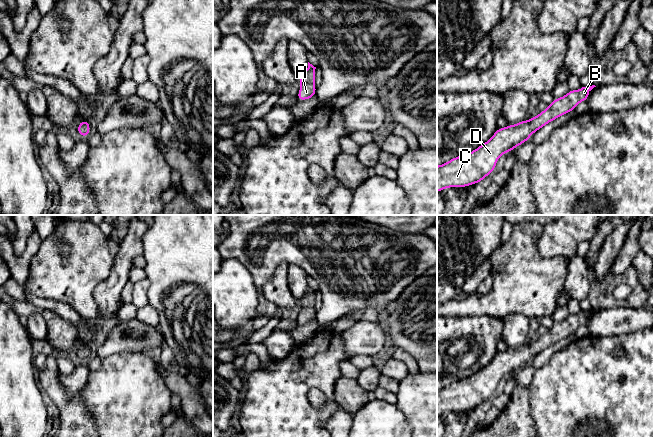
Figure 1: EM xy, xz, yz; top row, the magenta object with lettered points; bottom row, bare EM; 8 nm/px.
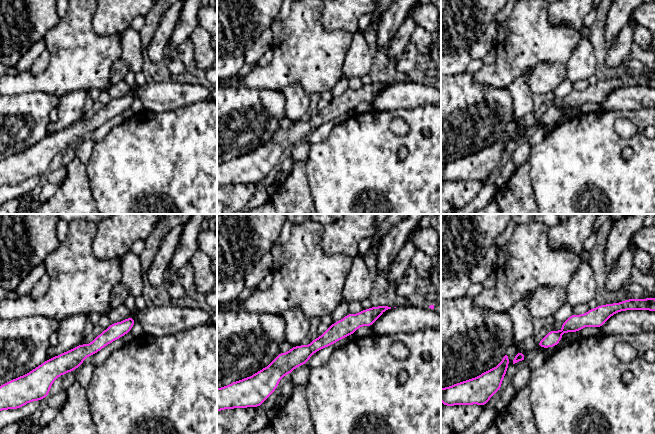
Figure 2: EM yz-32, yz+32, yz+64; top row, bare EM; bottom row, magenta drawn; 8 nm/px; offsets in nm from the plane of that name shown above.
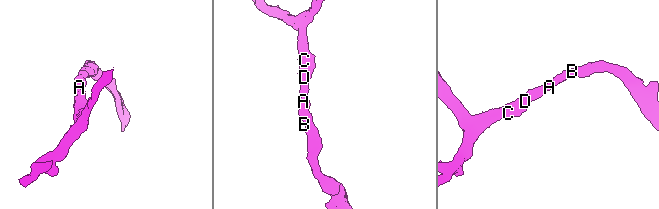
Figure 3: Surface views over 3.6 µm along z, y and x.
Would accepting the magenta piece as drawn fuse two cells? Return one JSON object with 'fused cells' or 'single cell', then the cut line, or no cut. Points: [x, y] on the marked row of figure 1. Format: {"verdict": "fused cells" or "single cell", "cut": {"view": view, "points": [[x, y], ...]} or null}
{"verdict": "single cell", "cut": null}

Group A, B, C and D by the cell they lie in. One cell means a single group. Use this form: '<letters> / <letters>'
A B C D

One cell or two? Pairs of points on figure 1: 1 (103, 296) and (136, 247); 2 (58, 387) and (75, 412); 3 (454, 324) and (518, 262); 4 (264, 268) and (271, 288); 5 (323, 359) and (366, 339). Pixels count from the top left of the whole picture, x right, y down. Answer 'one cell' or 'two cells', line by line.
1: one cell
2: one cell
3: two cells
4: two cells
5: two cells

